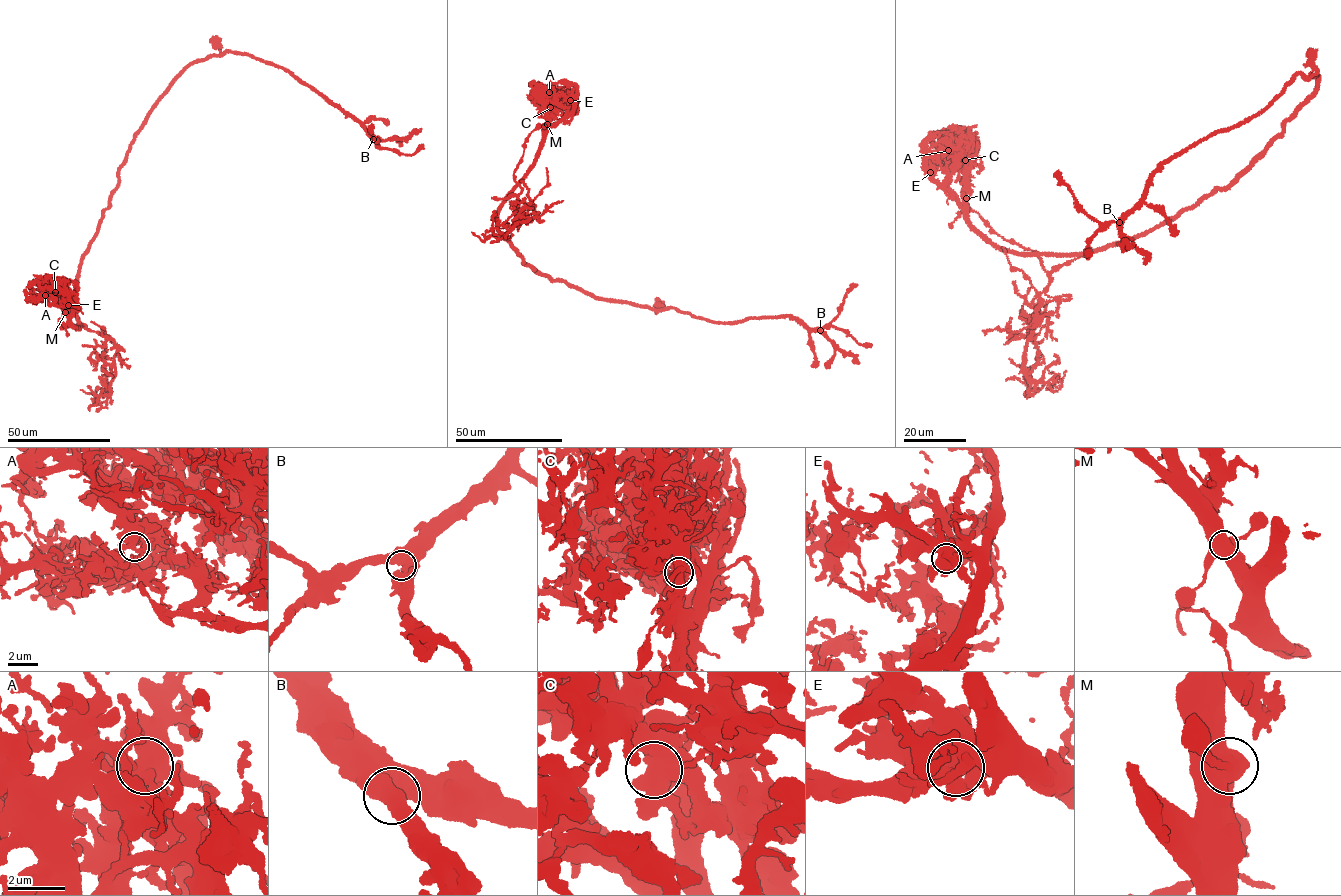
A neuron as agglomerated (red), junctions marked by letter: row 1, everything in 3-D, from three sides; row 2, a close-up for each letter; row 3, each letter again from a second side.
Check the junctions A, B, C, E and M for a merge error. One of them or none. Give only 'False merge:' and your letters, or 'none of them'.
False merge: M

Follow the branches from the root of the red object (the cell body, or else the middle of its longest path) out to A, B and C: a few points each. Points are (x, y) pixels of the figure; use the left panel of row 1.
A: (112, 195), (76, 275), (74, 305), (79, 327), (73, 327), (62, 305), (45, 295)
B: (112, 195), (135, 133), (159, 97), (192, 64), (227, 52), (288, 70), (362, 123), (373, 139)
C: (112, 195), (76, 275), (74, 305), (79, 324), (76, 329), (63, 309), (63, 298), (55, 292)

